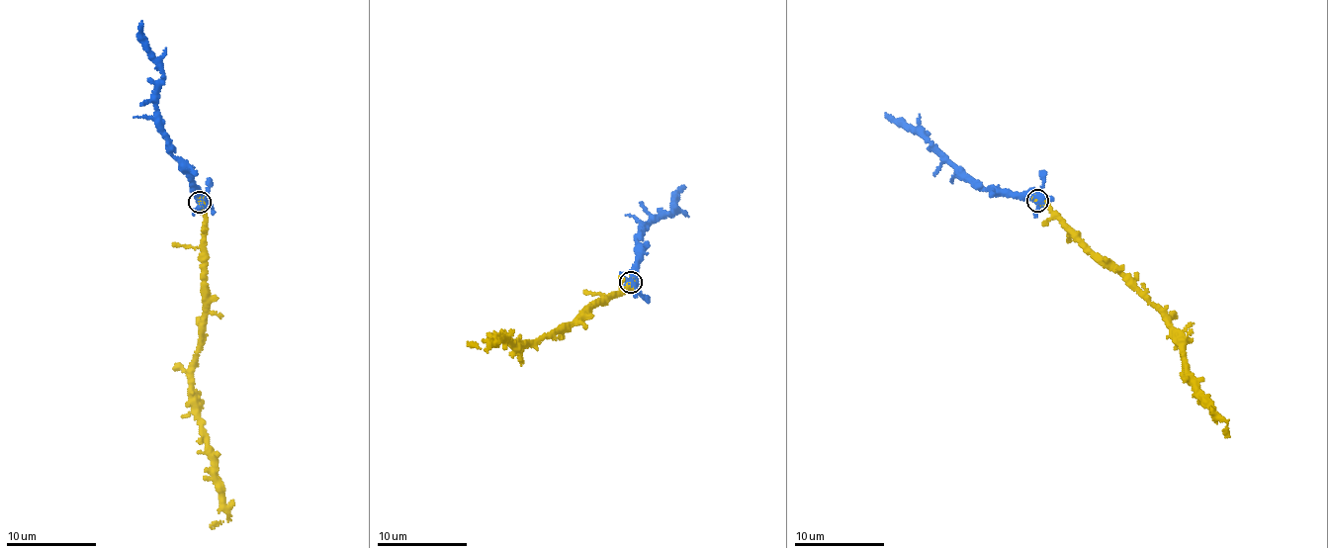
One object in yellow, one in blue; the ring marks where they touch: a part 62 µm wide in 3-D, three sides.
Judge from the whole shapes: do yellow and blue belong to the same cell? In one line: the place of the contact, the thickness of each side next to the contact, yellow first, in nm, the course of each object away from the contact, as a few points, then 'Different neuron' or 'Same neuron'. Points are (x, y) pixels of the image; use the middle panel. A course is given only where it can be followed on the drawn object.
Place: (630, 282). Thickness 700 nm (yellow) against 440 nm. Course of yellow: (630, 282), (586, 315), (530, 341), (518, 338), (513, 342), (502, 332), (487, 347), (480, 348), (467, 341). Course of blue: (630, 282), (638, 246), (636, 240), (654, 222), (671, 213), (675, 196), (685, 187). Same neuron

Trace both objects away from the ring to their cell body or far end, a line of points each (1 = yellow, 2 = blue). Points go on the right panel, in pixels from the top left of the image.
1: (1037, 200), (1163, 315), (1170, 336), (1180, 346), (1186, 381), (1227, 425), (1225, 437)
2: (1037, 200), (995, 195), (985, 190), (928, 139), (885, 113)

